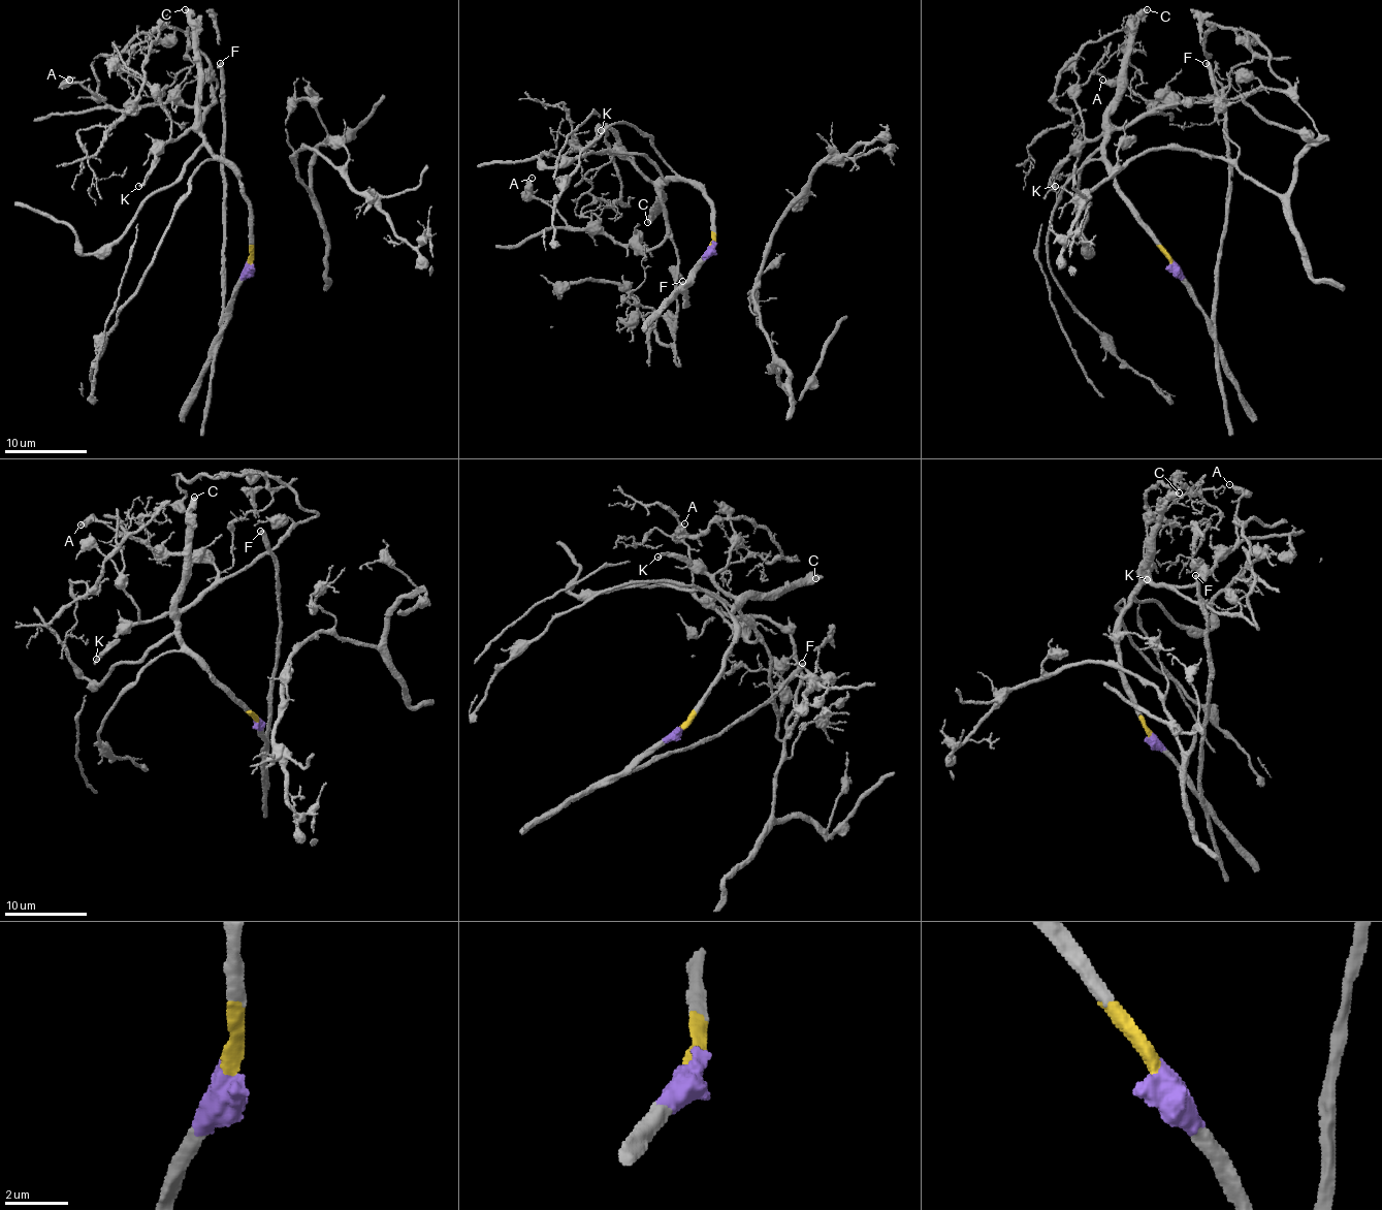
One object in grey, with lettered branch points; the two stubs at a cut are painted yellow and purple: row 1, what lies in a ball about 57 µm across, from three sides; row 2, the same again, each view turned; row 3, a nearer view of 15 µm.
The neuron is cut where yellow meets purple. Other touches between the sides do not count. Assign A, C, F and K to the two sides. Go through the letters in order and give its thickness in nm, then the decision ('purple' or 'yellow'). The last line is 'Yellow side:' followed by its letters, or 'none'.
A: 320 nm thick; yellow
C: 460 nm thick; yellow
F: 440 nm thick; purple
K: 220 nm thick; yellow
Yellow side: A, C, K

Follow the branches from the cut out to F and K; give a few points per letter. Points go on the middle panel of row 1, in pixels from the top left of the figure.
F: (712, 248), (698, 262), (694, 279), (685, 287), (685, 304), (683, 281)
K: (712, 246), (712, 207), (704, 194), (687, 182), (654, 182), (617, 147), (617, 138), (607, 126), (601, 130)

